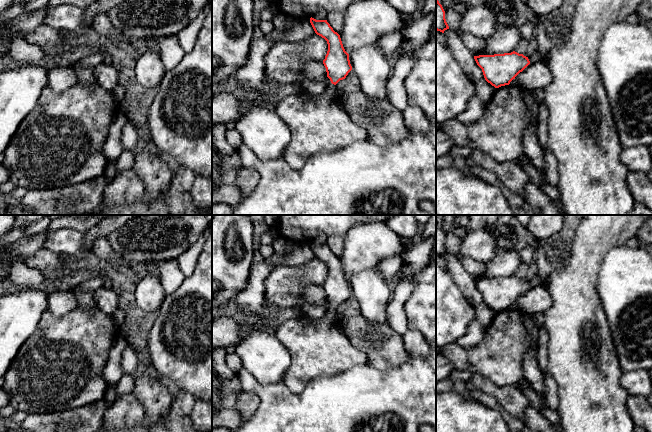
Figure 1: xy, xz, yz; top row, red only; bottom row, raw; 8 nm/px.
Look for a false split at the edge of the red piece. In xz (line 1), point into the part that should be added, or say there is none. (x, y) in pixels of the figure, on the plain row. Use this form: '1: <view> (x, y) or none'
1: xz (318, 347)

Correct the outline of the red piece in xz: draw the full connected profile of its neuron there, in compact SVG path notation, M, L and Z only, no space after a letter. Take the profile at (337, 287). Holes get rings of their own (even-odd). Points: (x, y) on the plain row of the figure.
M310 242L315 257L327 265L328 275L323 284L327 301L331 307L321 318L310 318L306 315L284 321L276 327L275 335L285 346L291 357L291 365L283 375L282 382L294 393L301 393L308 382L319 376L335 376L354 366L367 363L366 354L354 347L335 321L336 308L346 302L352 294L349 278L345 275L340 259L333 254L327 244Z

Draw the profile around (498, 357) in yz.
M505 309L496 312L485 330L483 339L472 348L462 348L457 343L443 346L441 353L460 371L491 380L499 387L517 386L524 379L523 357L538 340L538 327L532 315L517 309Z

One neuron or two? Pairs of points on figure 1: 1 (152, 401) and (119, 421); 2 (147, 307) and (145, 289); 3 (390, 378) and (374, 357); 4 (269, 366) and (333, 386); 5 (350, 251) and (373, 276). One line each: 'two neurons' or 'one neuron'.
1: two neurons
2: one neuron
3: two neurons
4: two neurons
5: two neurons

